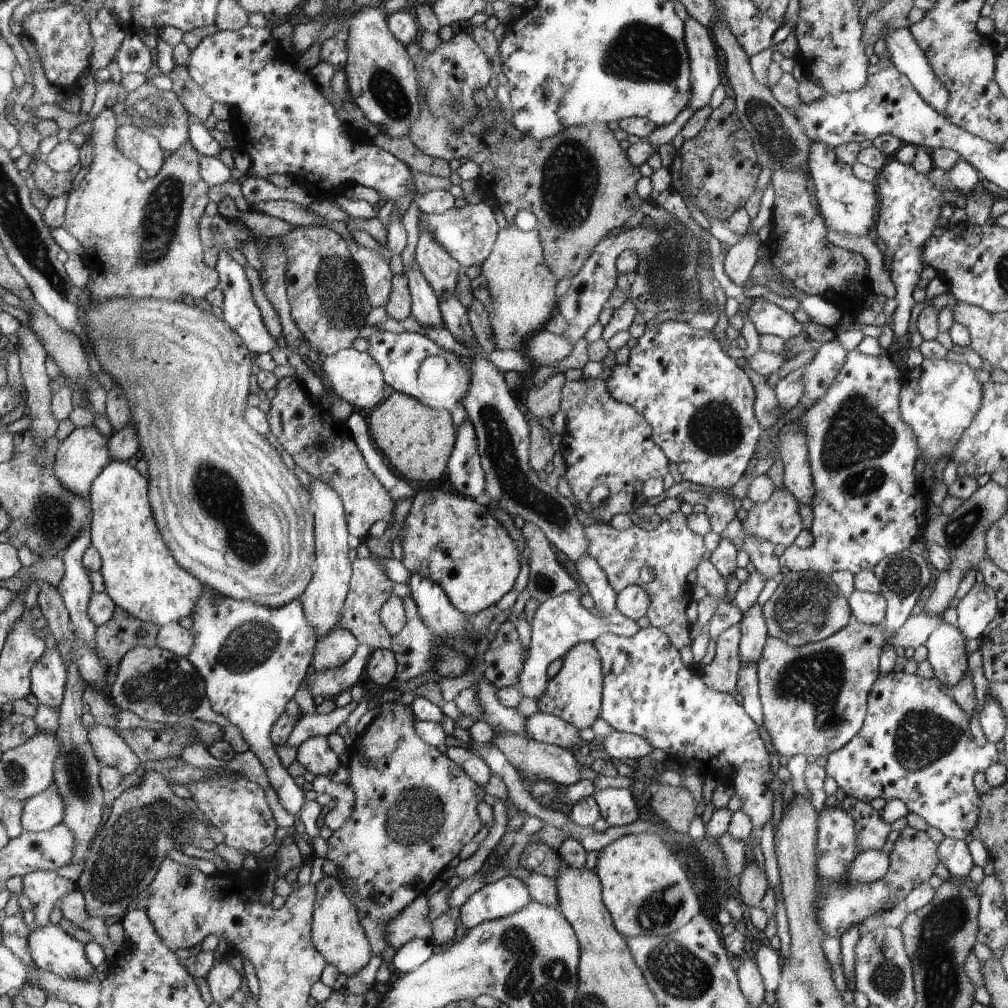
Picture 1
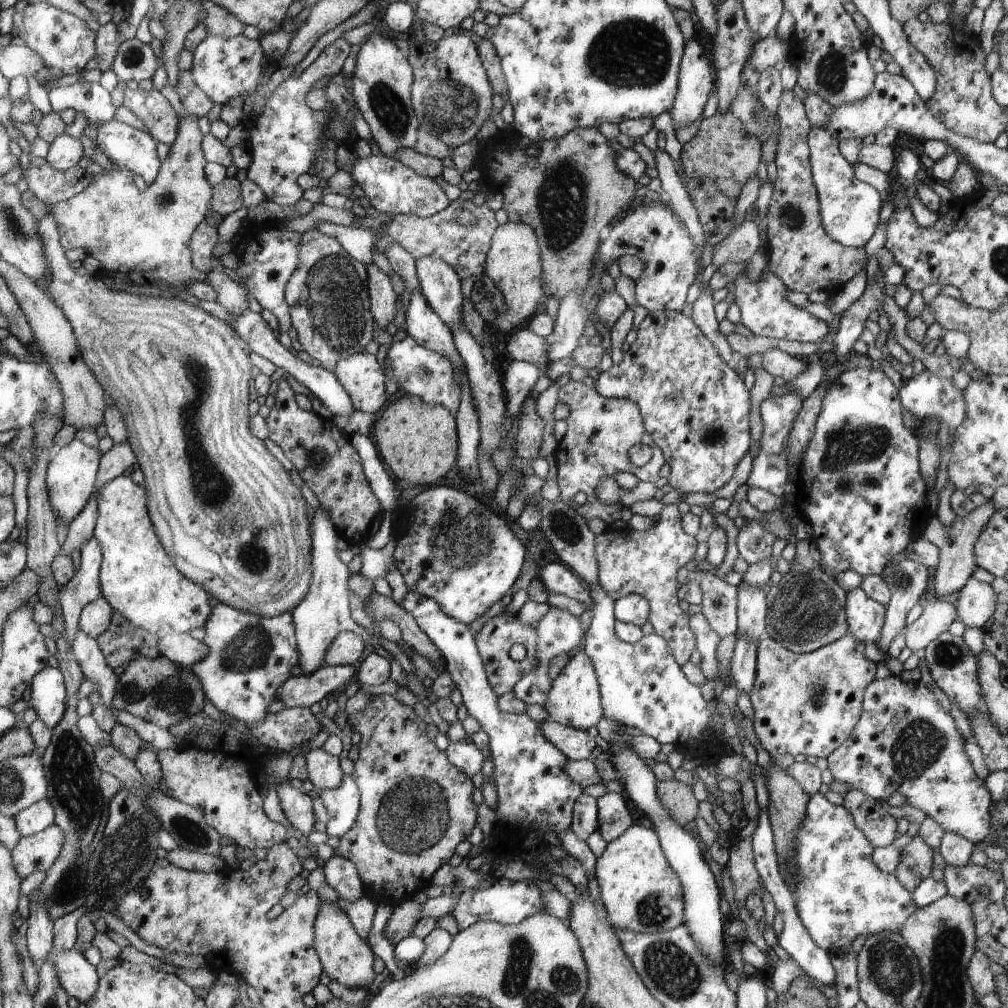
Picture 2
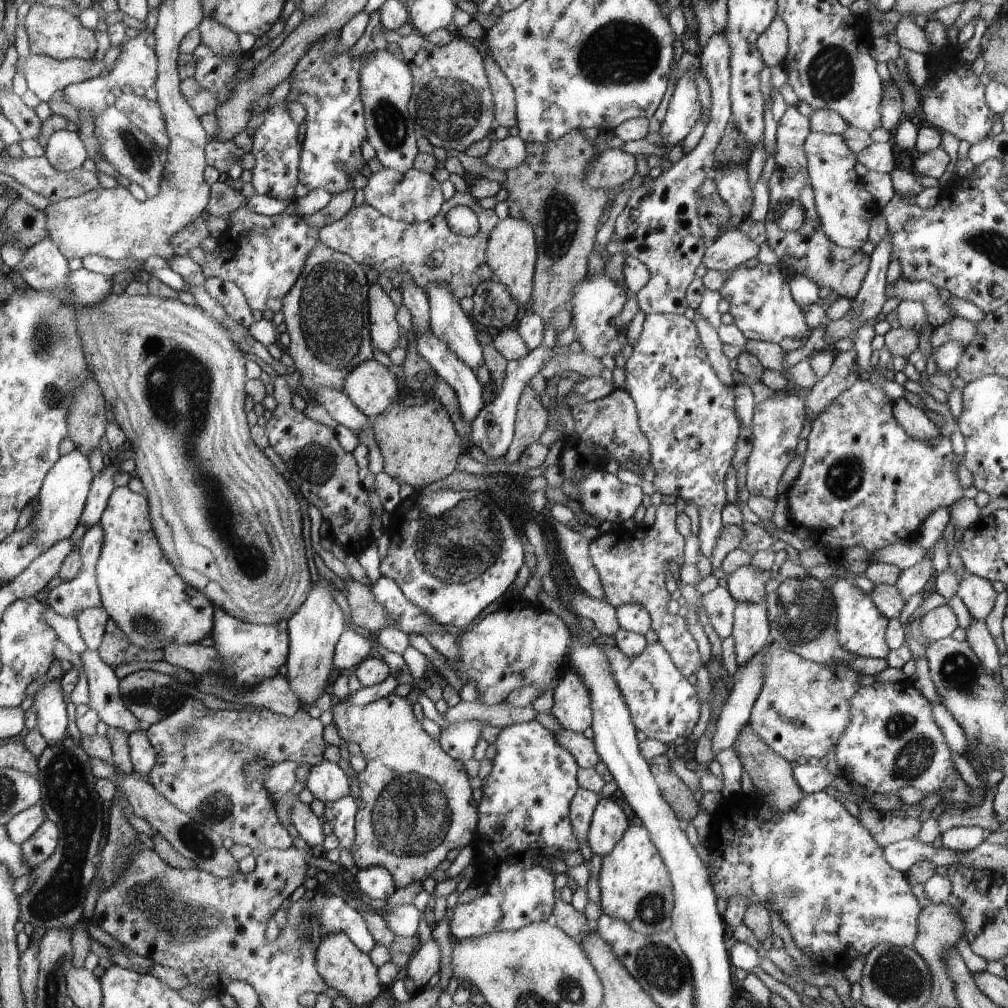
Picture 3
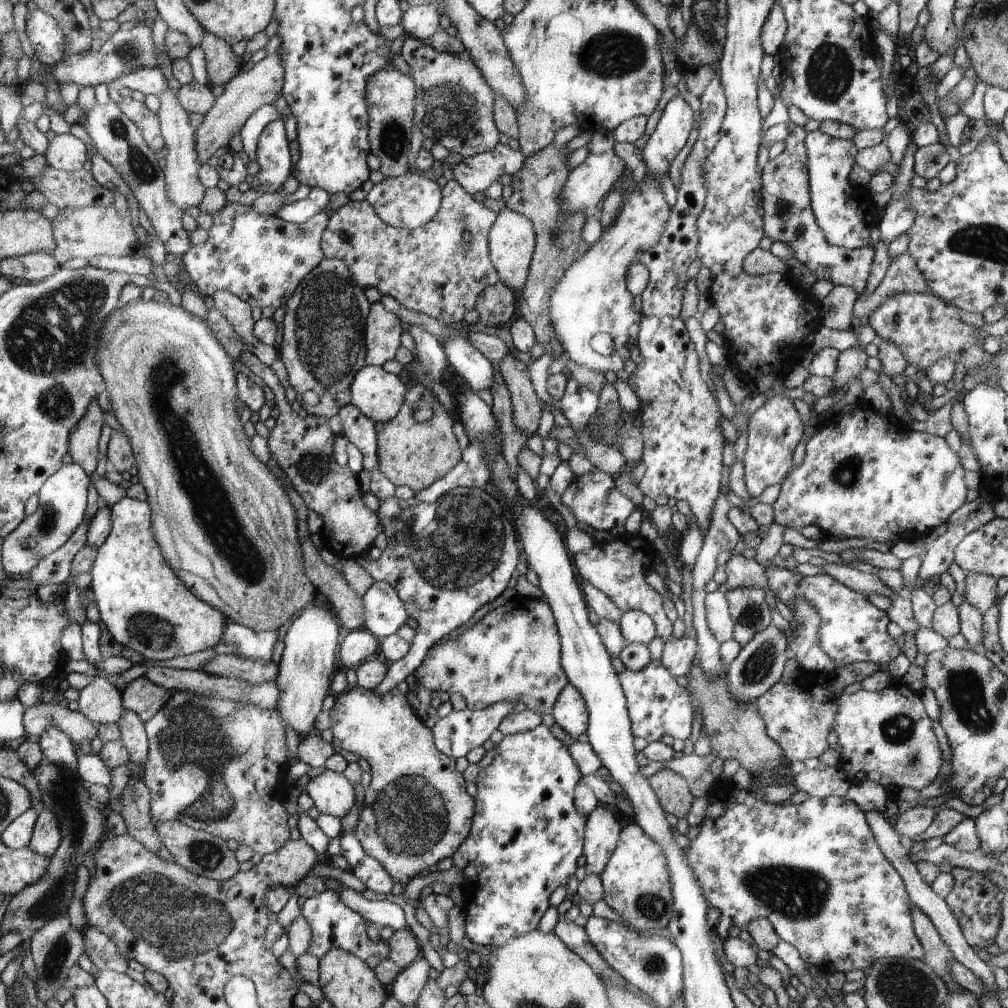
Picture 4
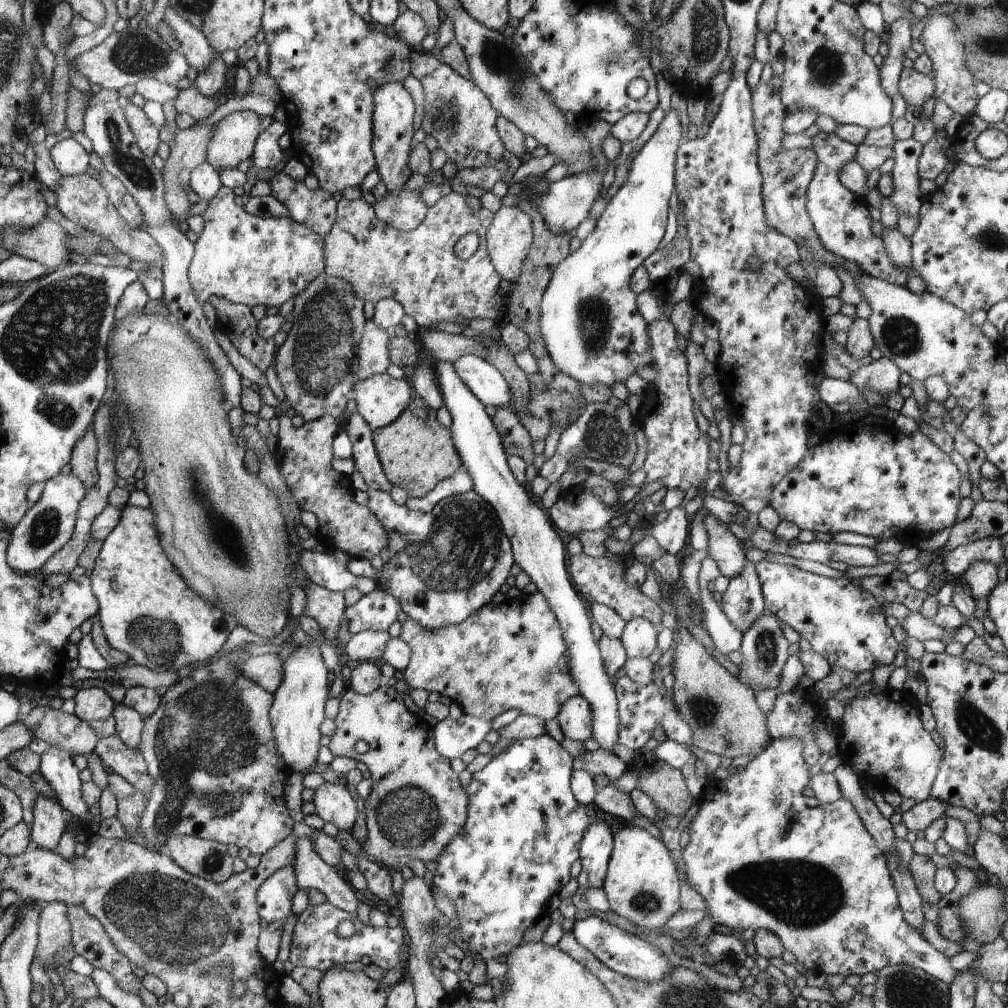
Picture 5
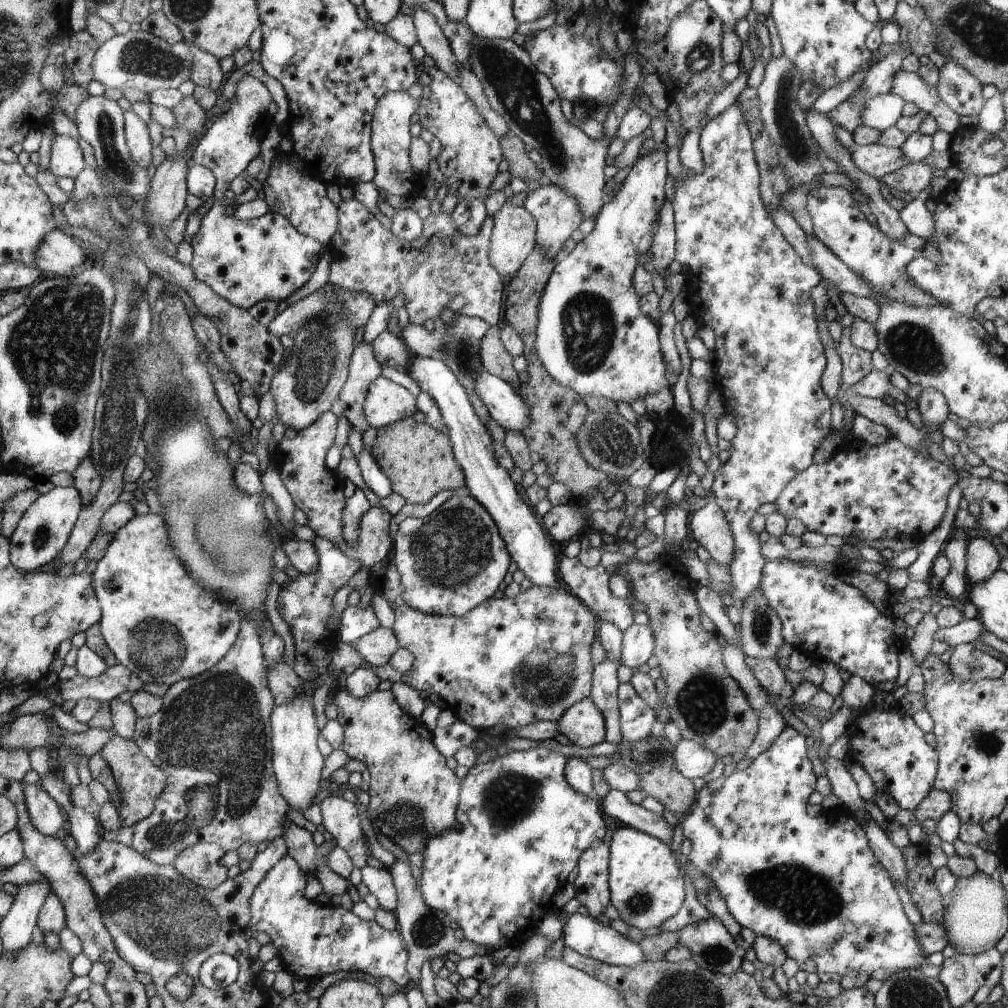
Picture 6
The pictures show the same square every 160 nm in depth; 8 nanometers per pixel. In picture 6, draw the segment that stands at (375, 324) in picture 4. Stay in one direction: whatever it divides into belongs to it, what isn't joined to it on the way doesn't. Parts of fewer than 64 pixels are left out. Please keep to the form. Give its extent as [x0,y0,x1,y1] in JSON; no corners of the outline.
[339,340,382,434]

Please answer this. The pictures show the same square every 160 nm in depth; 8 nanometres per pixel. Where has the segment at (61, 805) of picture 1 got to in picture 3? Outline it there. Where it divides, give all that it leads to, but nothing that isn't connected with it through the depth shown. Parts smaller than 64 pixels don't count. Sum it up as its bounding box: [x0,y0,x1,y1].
[6,802,47,846]

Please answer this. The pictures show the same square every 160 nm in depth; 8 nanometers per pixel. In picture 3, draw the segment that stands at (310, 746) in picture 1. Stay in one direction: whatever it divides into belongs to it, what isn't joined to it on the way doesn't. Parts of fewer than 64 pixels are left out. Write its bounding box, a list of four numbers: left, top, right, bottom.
[305,760,351,803]

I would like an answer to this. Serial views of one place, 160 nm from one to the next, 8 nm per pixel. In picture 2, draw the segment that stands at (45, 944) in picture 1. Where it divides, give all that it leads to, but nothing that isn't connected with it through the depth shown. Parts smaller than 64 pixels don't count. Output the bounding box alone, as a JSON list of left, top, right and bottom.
[44,946,100,1004]

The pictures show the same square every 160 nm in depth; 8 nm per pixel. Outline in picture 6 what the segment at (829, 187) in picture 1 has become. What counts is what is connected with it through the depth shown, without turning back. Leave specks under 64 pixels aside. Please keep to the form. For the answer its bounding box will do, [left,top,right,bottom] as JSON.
[806,184,941,306]

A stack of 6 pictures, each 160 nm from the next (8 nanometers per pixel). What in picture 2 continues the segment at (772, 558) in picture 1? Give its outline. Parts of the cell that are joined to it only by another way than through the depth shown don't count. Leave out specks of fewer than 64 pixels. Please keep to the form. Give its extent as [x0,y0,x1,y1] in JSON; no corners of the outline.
[737,519,777,565]

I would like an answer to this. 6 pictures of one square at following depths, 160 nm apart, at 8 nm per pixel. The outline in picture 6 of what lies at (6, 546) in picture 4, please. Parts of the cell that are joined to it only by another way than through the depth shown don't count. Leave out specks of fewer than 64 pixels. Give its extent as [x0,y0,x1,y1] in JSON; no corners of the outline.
[9,486,82,572]

